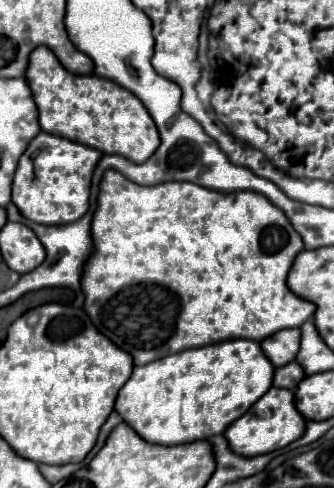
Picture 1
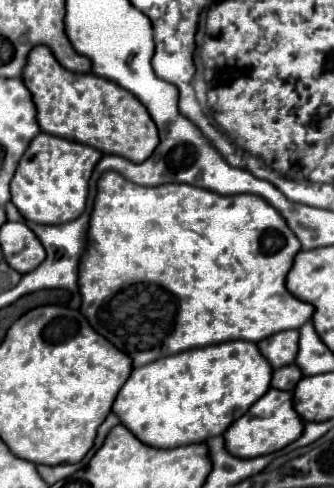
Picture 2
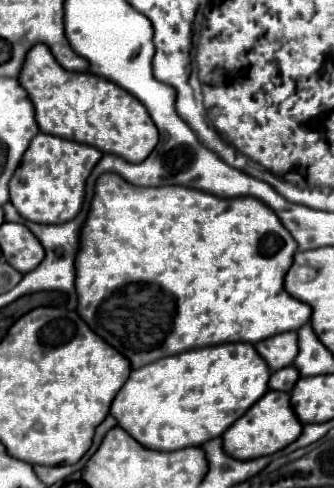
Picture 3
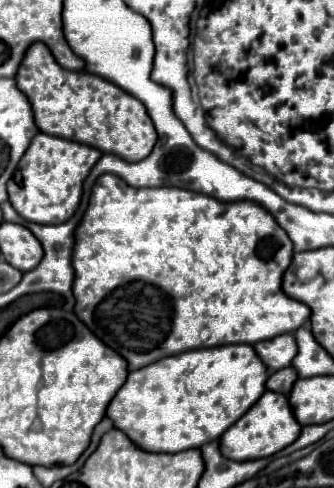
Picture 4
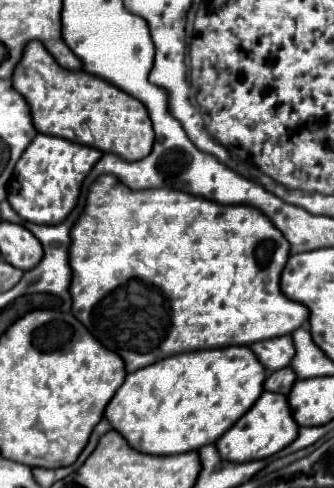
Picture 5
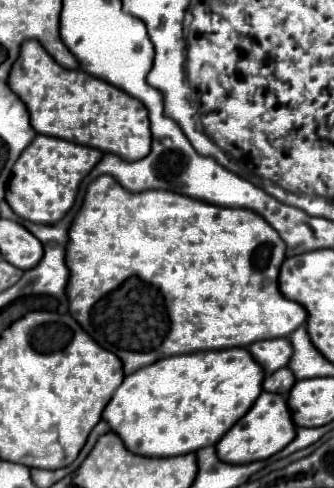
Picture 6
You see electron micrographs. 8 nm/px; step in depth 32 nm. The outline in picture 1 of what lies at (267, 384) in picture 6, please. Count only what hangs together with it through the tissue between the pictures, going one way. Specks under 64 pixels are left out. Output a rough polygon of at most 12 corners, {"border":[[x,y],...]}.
{"border":[[298,362],[274,370],[272,386],[294,390],[304,378]]}

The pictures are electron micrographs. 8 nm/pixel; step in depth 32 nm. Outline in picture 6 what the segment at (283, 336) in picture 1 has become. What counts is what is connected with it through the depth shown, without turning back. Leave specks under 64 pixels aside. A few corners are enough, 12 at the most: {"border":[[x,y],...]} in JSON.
{"border":[[286,338],[250,344],[248,352],[270,374],[288,366]]}

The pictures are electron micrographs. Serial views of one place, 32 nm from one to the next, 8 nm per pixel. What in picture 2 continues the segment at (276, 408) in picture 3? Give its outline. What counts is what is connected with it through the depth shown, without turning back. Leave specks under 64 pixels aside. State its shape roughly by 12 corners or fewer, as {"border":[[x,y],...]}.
{"border":[[270,388],[224,432],[232,456],[256,458],[300,438],[292,394]]}

